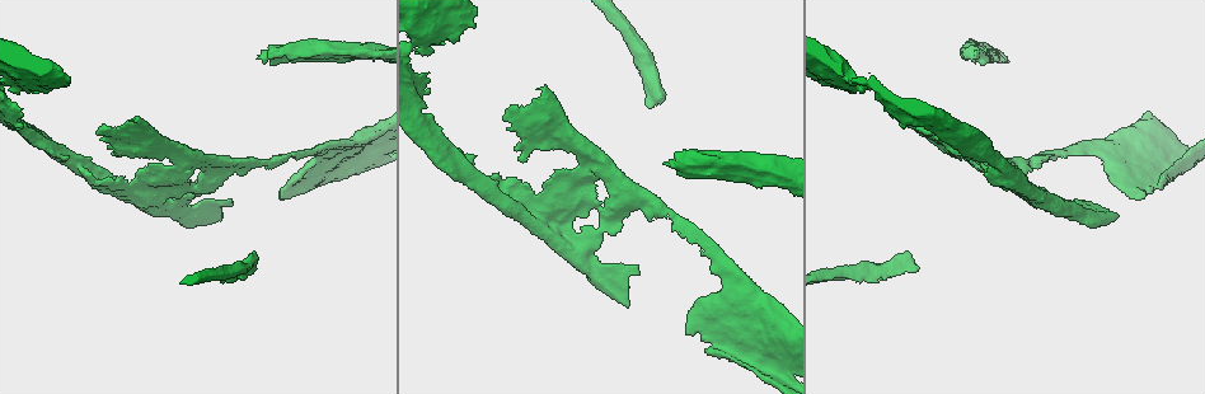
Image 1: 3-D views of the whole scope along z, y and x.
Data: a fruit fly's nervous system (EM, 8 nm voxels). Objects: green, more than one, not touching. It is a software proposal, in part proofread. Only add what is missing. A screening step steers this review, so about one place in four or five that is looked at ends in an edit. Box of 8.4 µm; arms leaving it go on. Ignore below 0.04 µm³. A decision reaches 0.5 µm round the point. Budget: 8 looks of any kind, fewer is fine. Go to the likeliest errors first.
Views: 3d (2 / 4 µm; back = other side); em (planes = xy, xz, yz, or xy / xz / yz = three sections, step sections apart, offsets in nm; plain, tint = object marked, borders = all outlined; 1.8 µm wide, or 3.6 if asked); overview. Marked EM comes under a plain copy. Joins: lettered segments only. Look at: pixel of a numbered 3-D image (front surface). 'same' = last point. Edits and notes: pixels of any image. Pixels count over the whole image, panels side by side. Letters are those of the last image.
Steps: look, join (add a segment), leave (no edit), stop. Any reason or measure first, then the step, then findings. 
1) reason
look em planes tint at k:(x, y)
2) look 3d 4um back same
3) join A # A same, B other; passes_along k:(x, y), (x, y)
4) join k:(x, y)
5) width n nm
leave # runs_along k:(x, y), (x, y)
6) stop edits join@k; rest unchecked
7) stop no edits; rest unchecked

an open end
look em yz step 4 borders at 1:(649, 105)

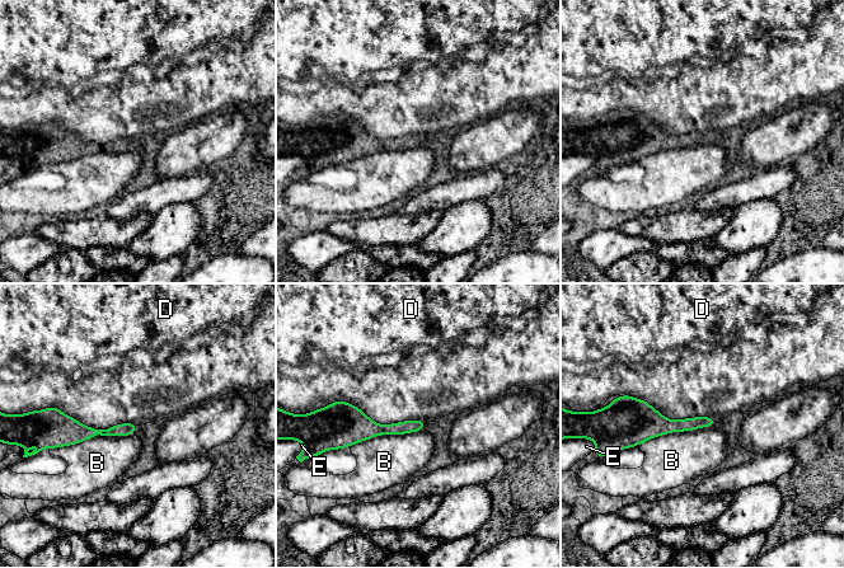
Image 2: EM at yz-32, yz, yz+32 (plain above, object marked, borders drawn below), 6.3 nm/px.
look em xy step 16 borders same

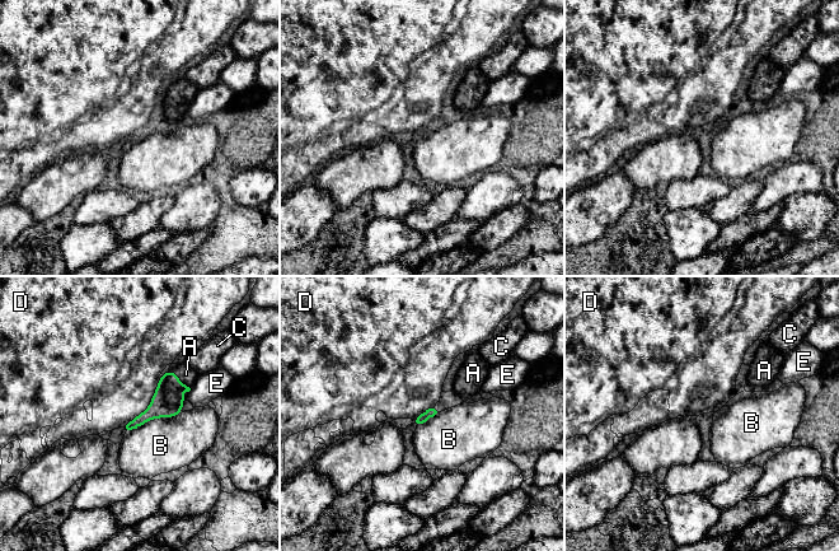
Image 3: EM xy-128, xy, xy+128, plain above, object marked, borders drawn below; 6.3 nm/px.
join A # A same, B other, C other, D other, E other; passes_along 3:(167, 401), (177, 379), (186, 374); it goes on there

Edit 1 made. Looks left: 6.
free end
look 3d 4um at 1:(666, 162)

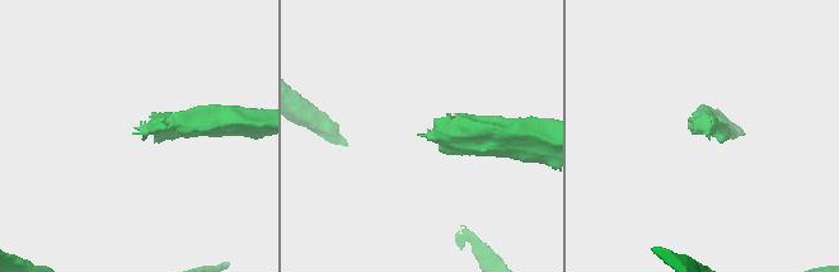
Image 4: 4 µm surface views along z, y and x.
look em planes borders at 4:(136, 133)

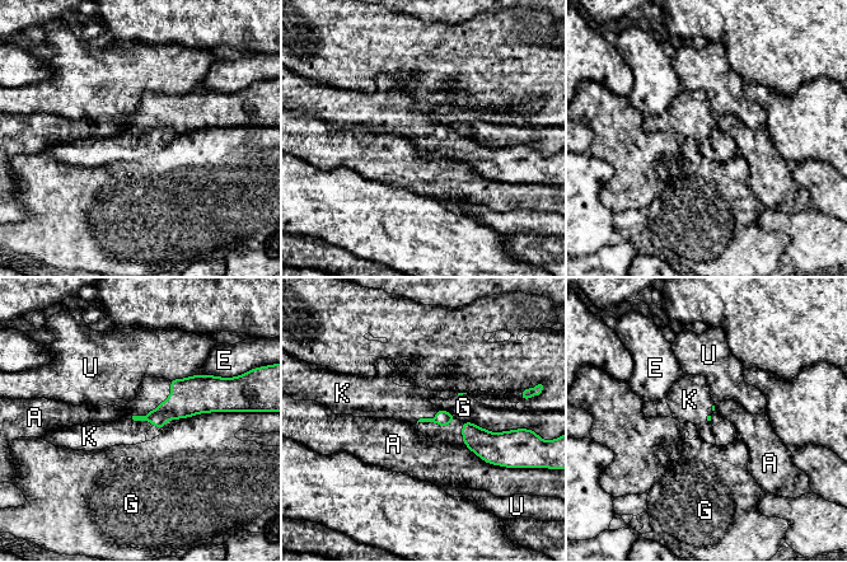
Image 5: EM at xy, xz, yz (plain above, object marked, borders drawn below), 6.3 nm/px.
join K # A other, E other, G other, K same, U other; it goes on there

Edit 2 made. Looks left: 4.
see it whole again
look overview

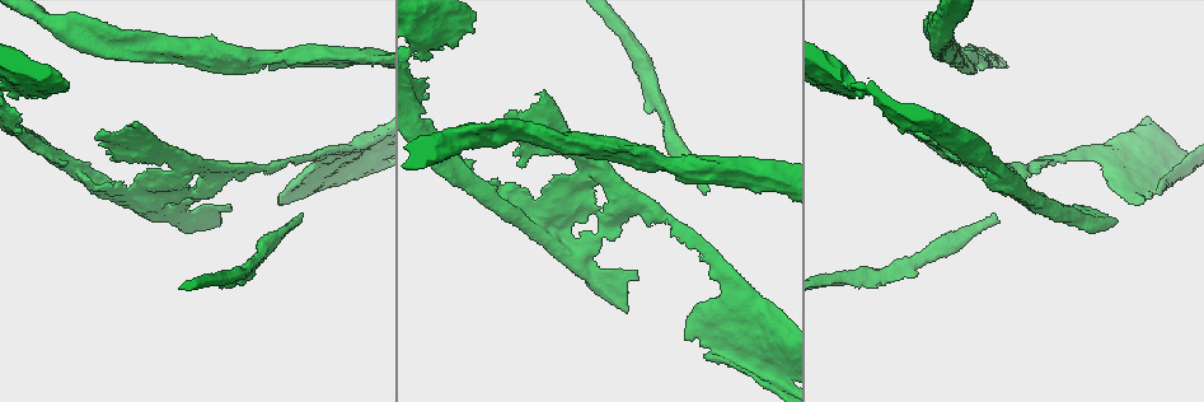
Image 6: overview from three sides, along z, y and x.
an open end
look 3d 2um at 6:(993, 216)

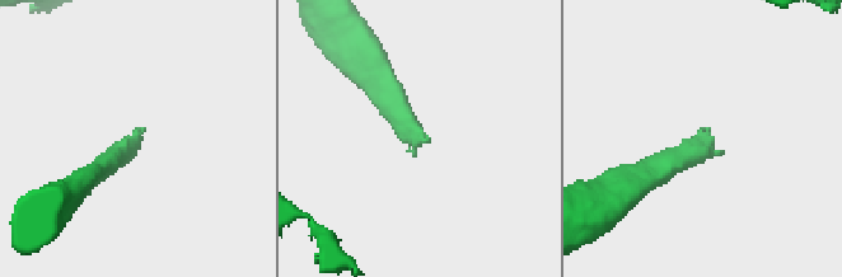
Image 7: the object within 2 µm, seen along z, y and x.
look em planes borders at 7:(141, 127)

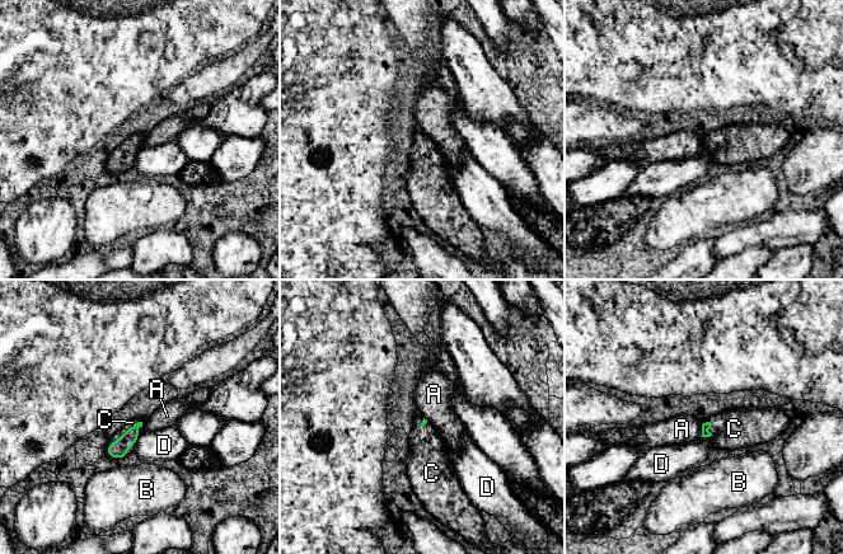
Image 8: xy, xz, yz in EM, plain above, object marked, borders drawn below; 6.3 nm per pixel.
join C # A other, B other, C same, D other; passes_along 8:(117, 450), (127, 430), (132, 422); the neuron continues

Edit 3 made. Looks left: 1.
stop edits join@3, join@5, join@8; rest unchecked

